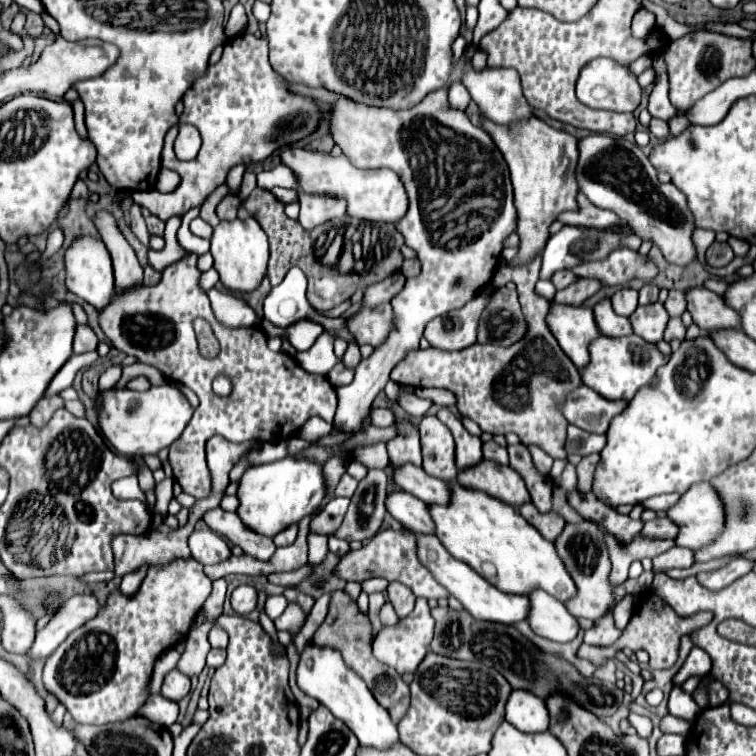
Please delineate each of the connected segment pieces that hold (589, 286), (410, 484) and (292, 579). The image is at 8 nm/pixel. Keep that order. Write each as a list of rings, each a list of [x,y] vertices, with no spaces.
[[[581,278],[579,282],[571,284],[565,290],[559,290],[553,298],[553,302],[557,304],[567,304],[567,306],[581,306],[589,296],[593,296],[597,290],[601,288],[601,284],[597,280],[587,280]]]
[[[405,464],[401,468],[395,468],[395,482],[405,492],[417,496],[419,500],[423,500],[429,506],[433,506],[433,504],[447,506],[447,502],[451,500],[449,482],[429,476],[423,468],[413,466],[413,464]]]
[[[305,564],[303,568],[297,568],[297,570],[291,570],[291,572],[275,572],[269,578],[269,582],[273,584],[281,584],[281,586],[297,586],[301,584],[305,578],[309,578],[313,574],[313,566],[311,564]]]

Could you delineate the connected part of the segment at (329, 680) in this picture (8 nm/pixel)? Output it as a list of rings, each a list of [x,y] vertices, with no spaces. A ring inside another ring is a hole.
[[[307,644],[301,654],[301,660],[299,660],[297,684],[305,694],[317,698],[323,706],[327,706],[333,712],[333,716],[343,720],[349,726],[349,730],[359,738],[361,746],[389,750],[399,742],[397,726],[391,720],[389,712],[385,708],[381,708],[381,704],[373,698],[367,684],[353,670],[349,670],[345,666],[345,662],[337,650],[317,648],[317,646]]]

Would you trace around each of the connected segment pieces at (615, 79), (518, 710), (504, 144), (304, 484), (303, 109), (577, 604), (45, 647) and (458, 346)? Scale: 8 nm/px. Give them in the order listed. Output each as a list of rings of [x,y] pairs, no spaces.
[[[595,58],[591,60],[579,74],[577,80],[577,98],[599,110],[611,110],[611,112],[635,112],[635,108],[641,102],[641,88],[637,82],[637,76],[629,70],[629,66],[611,60],[611,58]]]
[[[521,690],[511,692],[505,720],[527,734],[549,730],[547,704],[531,692],[521,692]]]
[[[481,114],[481,128],[493,138],[501,154],[505,156],[505,162],[509,164],[511,182],[515,188],[515,208],[517,208],[517,234],[521,238],[519,242],[519,254],[511,262],[511,266],[525,264],[535,256],[535,252],[543,250],[547,238],[549,238],[549,226],[555,220],[559,212],[565,210],[579,210],[577,202],[577,182],[575,182],[575,166],[577,166],[577,140],[575,136],[551,128],[543,120],[529,116],[521,122],[511,122],[507,126],[493,124],[485,120]]]
[[[285,456],[283,460],[261,464],[249,468],[239,482],[239,508],[237,514],[251,530],[273,538],[277,532],[311,516],[327,494],[327,480],[323,474],[323,464],[313,462],[309,458],[291,458]]]
[[[253,34],[229,38],[221,60],[215,66],[209,66],[207,74],[195,80],[183,96],[185,110],[179,124],[193,124],[203,138],[197,158],[191,162],[177,160],[173,144],[178,126],[170,128],[164,138],[161,166],[175,170],[181,176],[181,182],[171,194],[161,194],[155,190],[135,192],[135,202],[167,222],[171,216],[183,216],[189,208],[201,206],[215,188],[225,184],[225,178],[233,166],[259,164],[285,144],[291,146],[311,136],[325,118],[325,112],[313,98],[295,94],[287,84],[289,82],[283,76],[273,72],[267,60],[265,38],[255,38]]]
[[[567,524],[563,534],[557,538],[555,548],[561,556],[561,560],[565,562],[569,574],[573,576],[575,584],[577,584],[577,598],[567,602],[567,608],[571,610],[573,616],[577,618],[589,618],[589,620],[599,620],[605,614],[611,612],[613,602],[615,602],[615,594],[613,590],[617,588],[615,584],[611,584],[609,580],[609,572],[611,572],[611,562],[607,556],[607,546],[603,542],[603,536],[599,532],[599,528],[595,528],[595,524]]]
[[[91,592],[73,594],[69,600],[63,602],[59,612],[49,620],[49,624],[37,632],[29,654],[33,658],[51,656],[55,648],[65,640],[65,636],[71,634],[75,628],[83,626],[87,620],[95,618],[99,608],[101,604],[95,594]]]
[[[495,290],[483,292],[459,310],[433,318],[425,326],[423,336],[439,350],[463,350],[475,344],[479,316],[483,314],[483,308],[487,308],[487,302],[491,302],[491,296],[495,296]]]

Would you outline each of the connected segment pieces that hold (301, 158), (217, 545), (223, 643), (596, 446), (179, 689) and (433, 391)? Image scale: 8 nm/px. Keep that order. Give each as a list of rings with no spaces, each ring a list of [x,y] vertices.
[[[287,148],[281,162],[291,168],[299,182],[299,190],[319,196],[337,196],[347,202],[347,214],[367,222],[397,222],[407,212],[407,194],[399,176],[389,168],[359,170],[347,156],[333,156],[331,152],[313,152],[305,148]]]
[[[195,530],[189,538],[189,548],[193,558],[199,560],[201,564],[219,564],[231,556],[227,542],[213,530],[205,532]]]
[[[213,626],[213,628],[209,630],[209,644],[211,644],[213,648],[227,648],[227,634],[225,634],[225,630]]]
[[[571,424],[567,426],[567,442],[565,442],[567,456],[571,456],[571,454],[589,456],[593,452],[601,452],[603,446],[605,446],[603,434],[591,434],[591,432],[585,432]]]
[[[173,668],[173,670],[165,676],[165,680],[163,680],[163,690],[161,690],[161,694],[163,694],[165,698],[169,698],[169,700],[179,702],[179,700],[189,692],[189,688],[191,688],[189,676],[183,676],[183,672],[179,672],[179,668]]]
[[[415,388],[413,390],[419,398],[431,398],[431,402],[435,402],[437,406],[455,406],[455,396],[449,390],[439,390],[439,388]]]

